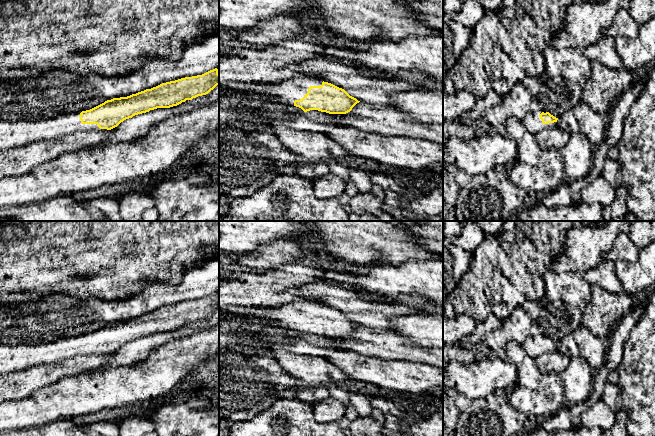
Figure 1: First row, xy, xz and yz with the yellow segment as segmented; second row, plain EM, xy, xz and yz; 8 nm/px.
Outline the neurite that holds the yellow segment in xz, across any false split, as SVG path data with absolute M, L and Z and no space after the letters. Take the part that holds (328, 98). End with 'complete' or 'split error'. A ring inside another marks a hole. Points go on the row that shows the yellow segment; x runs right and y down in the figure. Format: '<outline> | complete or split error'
M309 77L274 83L222 82L219 86L246 94L270 96L276 103L296 106L304 112L318 110L329 114L346 114L360 102L342 88Z | split error

